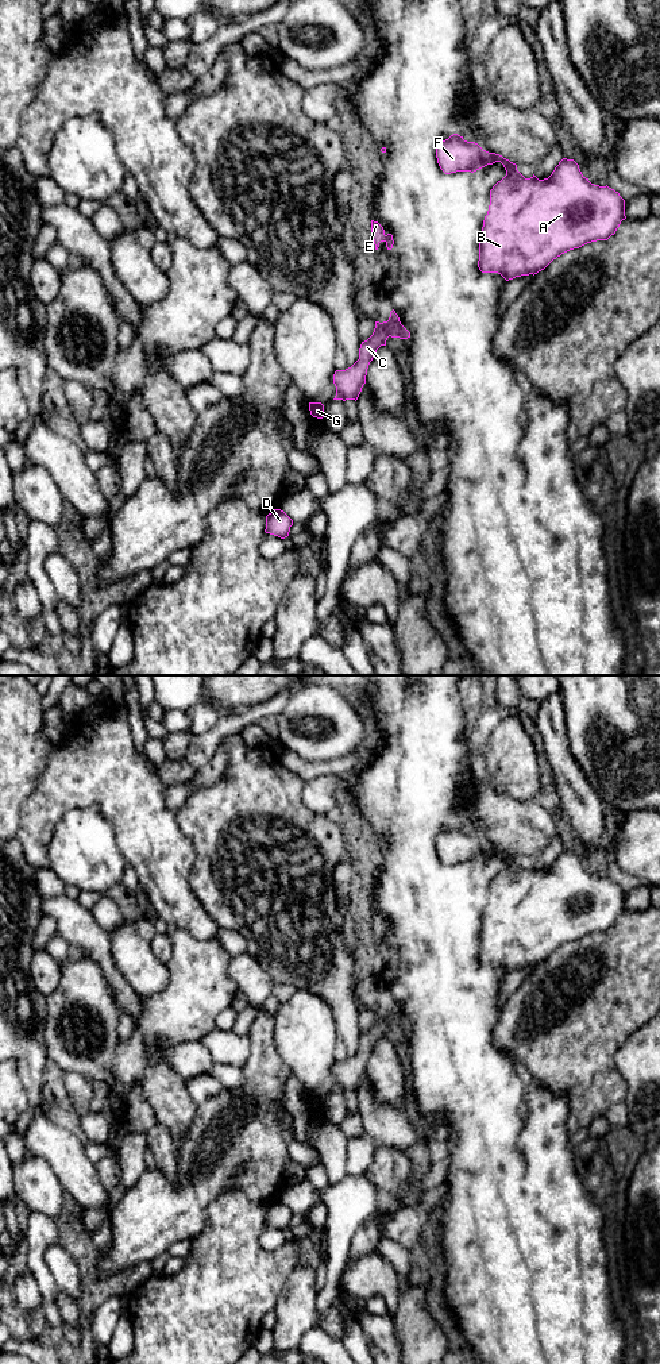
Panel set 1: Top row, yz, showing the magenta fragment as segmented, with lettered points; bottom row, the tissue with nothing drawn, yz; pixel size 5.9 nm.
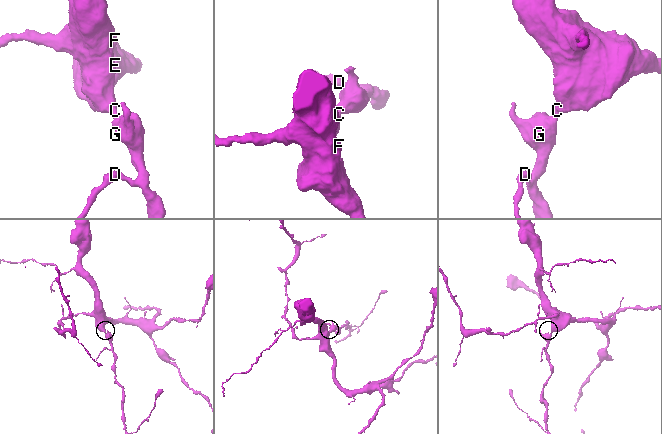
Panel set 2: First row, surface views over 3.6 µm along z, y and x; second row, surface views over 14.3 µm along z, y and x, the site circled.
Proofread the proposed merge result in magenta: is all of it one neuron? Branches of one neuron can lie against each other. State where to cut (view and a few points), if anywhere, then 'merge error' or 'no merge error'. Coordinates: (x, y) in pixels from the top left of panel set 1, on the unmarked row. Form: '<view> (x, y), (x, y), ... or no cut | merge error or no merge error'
no cut | no merge error

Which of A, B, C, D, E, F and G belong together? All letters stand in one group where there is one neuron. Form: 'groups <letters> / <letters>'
groups A B C D E F G

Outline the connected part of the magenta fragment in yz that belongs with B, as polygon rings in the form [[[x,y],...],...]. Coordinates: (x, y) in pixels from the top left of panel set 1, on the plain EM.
[[[453,825],[436,836],[436,849],[445,866],[456,863],[476,863],[487,856],[501,854],[506,867],[490,882],[490,897],[483,912],[478,959],[482,964],[498,964],[506,972],[521,967],[537,966],[561,945],[597,932],[607,932],[615,925],[625,908],[625,891],[618,883],[606,878],[594,876],[586,870],[574,851],[563,849],[548,870],[539,871],[534,866],[525,870],[517,856],[499,845],[483,841],[475,833],[467,833]]]

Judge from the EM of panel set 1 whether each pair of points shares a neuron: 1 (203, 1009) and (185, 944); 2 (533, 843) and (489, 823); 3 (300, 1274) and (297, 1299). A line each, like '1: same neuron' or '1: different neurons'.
1: same neuron
2: same neuron
3: same neuron

